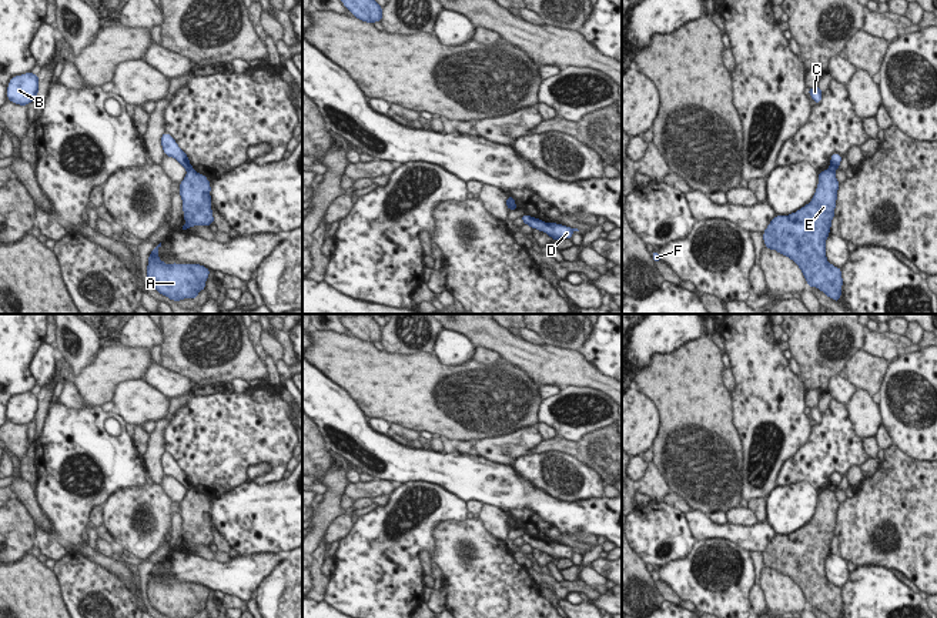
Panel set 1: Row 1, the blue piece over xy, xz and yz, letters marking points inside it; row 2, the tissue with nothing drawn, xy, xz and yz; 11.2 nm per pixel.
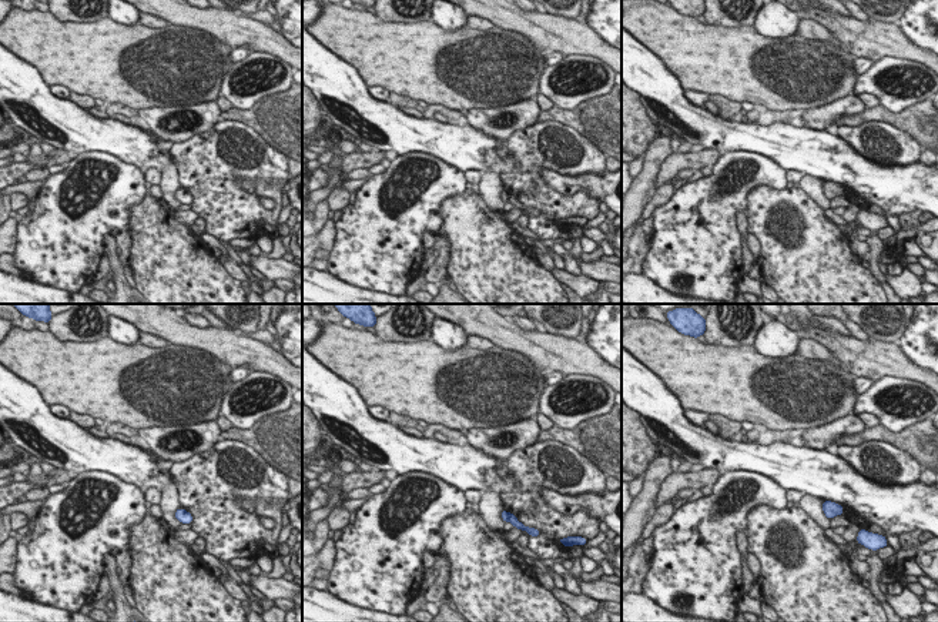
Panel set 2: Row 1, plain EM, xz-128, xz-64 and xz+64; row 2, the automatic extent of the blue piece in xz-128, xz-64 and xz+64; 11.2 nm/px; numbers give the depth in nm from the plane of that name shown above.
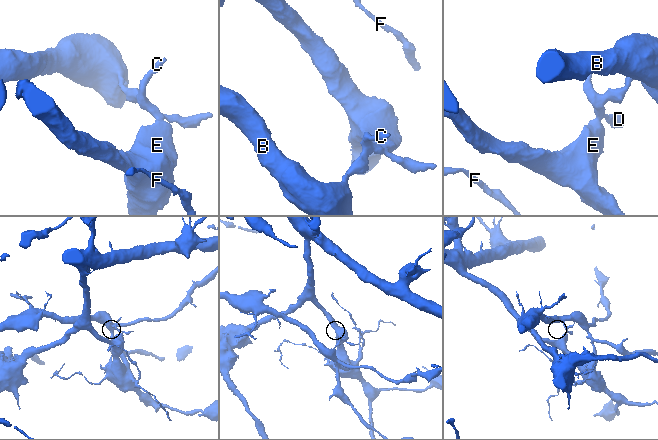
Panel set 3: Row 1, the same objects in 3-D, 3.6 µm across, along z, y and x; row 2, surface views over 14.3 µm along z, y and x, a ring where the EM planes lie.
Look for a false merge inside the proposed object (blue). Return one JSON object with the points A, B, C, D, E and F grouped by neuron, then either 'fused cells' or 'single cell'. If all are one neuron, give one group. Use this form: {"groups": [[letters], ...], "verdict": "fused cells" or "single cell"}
{"groups": [["A", "E"], ["B", "C", "D", "F"]], "verdict": "fused cells"}

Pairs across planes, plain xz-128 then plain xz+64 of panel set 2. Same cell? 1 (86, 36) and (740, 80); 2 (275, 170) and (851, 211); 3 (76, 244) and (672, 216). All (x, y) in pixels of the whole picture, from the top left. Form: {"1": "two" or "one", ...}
{"1": "one", "2": "two", "3": "one"}

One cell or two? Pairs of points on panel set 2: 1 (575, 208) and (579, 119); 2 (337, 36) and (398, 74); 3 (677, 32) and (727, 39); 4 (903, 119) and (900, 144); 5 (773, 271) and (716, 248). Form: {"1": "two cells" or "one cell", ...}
{"1": "two cells", "2": "one cell", "3": "one cell", "4": "two cells", "5": "two cells"}

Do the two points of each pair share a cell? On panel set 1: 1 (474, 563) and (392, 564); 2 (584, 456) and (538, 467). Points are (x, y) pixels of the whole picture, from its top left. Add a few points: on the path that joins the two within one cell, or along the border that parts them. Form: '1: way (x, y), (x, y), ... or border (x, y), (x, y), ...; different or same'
1: border (438, 524), (434, 530), (434, 553), (431, 557); different
2: border (544, 451), (572, 454), (602, 478); different

